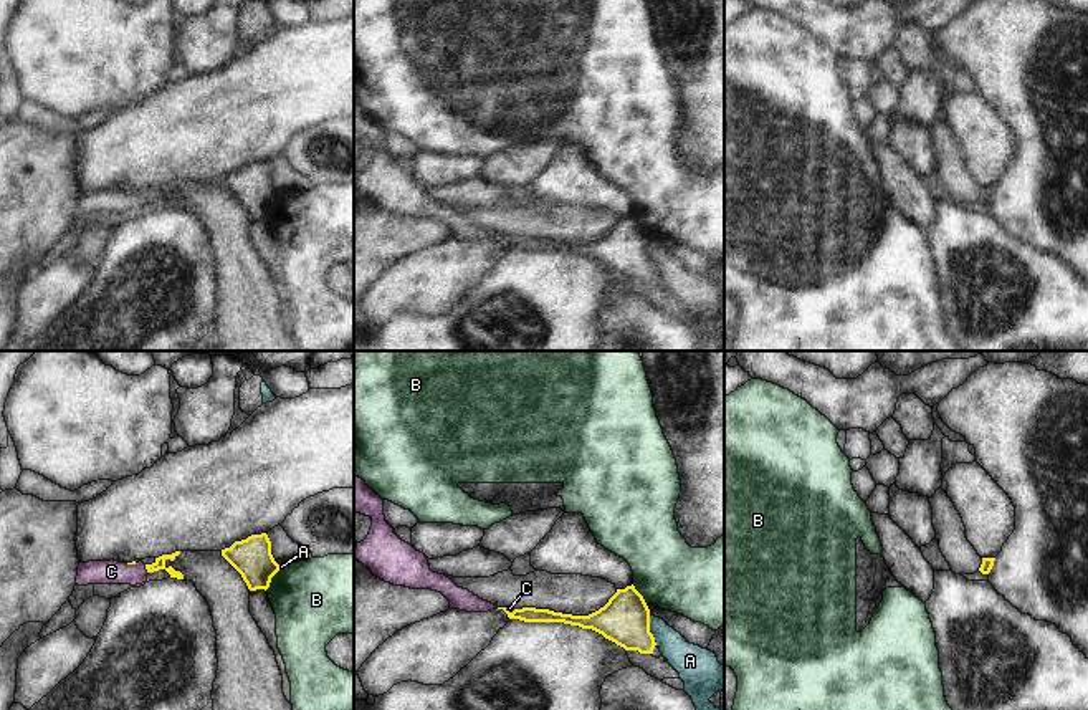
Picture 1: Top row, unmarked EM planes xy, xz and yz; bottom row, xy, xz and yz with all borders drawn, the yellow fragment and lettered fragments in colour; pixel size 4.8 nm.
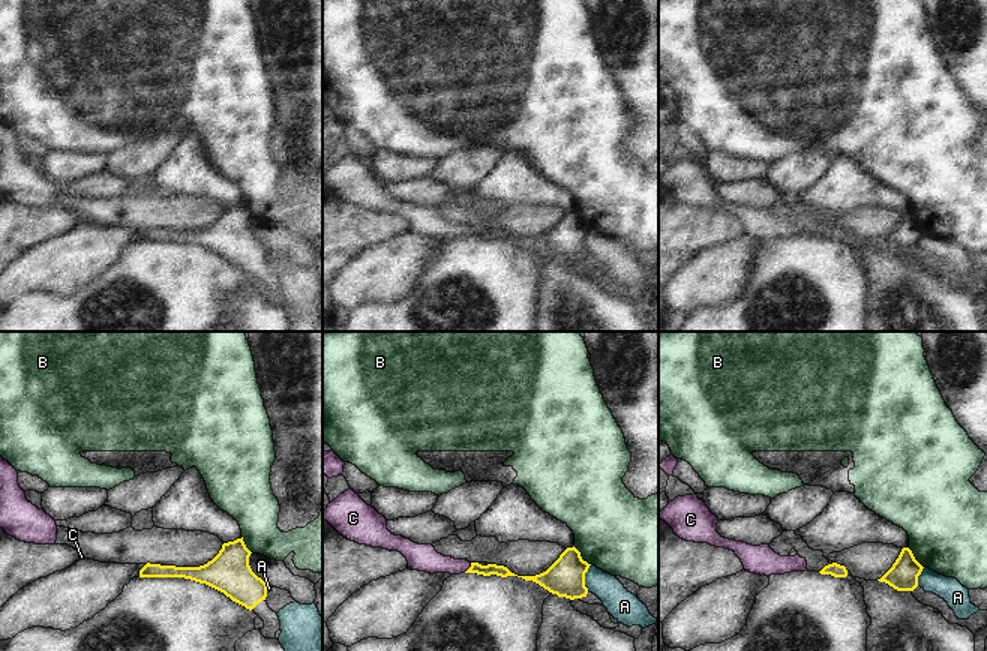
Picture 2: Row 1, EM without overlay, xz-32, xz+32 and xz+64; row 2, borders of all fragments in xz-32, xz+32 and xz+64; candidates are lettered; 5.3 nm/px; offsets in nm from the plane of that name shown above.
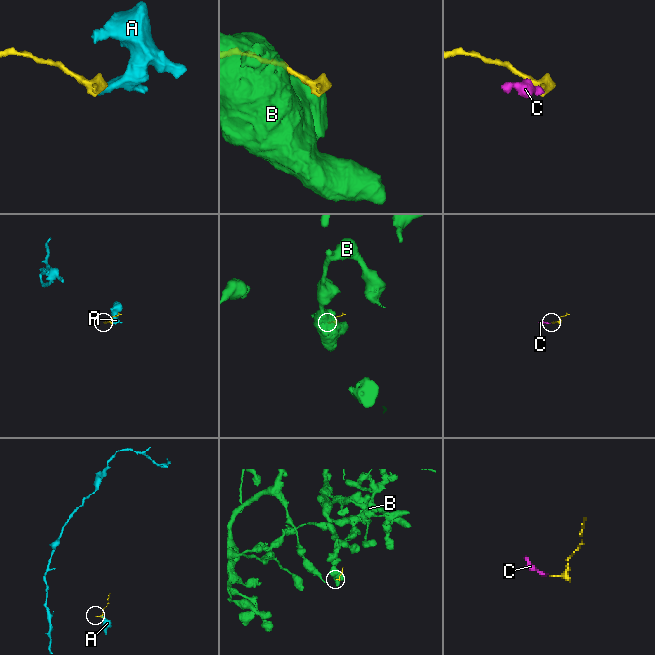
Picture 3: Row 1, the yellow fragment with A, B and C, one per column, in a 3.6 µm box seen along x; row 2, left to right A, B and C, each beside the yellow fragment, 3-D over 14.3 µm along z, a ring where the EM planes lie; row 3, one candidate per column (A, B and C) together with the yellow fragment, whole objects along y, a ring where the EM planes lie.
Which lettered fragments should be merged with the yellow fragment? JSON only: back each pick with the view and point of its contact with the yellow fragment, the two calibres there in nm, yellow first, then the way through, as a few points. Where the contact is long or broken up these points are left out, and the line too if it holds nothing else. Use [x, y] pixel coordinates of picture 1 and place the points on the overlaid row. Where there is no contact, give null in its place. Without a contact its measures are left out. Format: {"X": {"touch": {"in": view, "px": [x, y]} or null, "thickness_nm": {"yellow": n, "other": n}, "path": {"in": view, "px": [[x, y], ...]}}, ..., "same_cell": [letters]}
{"C": {"touch": {"in": "xy", "px": [146, 568]}, "thickness_nm": {"yellow": 50, "other": 110}, "path": {"in": "xy", "px": [[159, 563], [146, 568], [111, 571]]}}, "same_cell": ["C"]}

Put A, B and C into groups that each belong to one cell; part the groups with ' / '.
A / B / C

